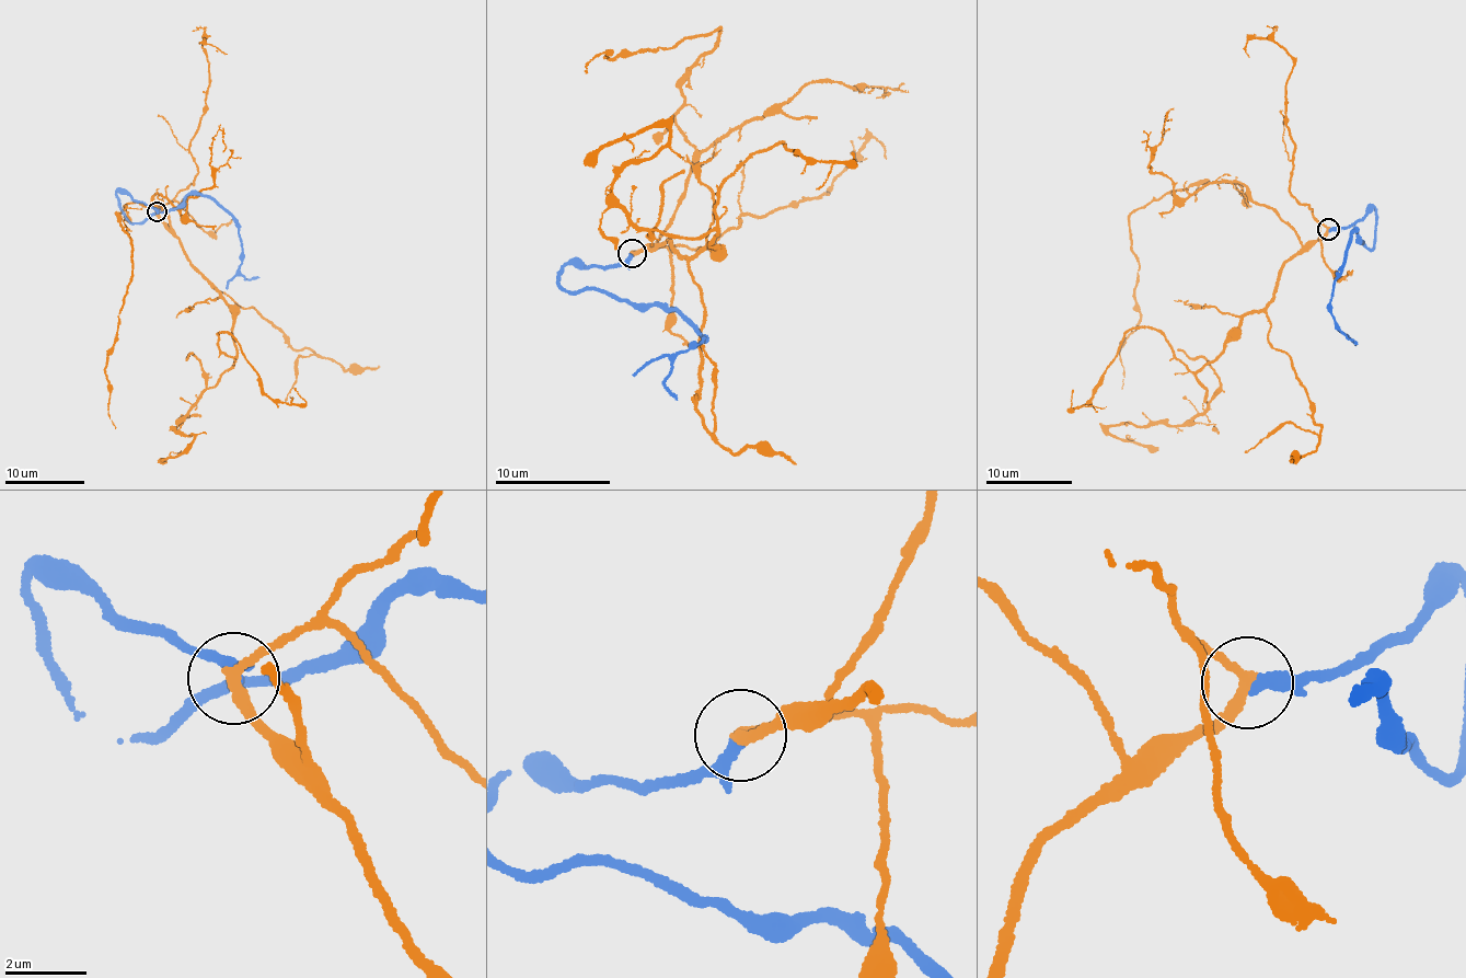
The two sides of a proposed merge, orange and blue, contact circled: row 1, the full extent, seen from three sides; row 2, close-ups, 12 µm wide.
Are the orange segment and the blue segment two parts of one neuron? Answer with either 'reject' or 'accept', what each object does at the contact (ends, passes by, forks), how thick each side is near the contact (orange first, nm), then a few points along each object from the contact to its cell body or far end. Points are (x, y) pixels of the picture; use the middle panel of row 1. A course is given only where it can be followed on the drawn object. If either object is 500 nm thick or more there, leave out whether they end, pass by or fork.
accept; orange passes by; blue passes by; 260 nm thick on the orange side, 220 nm on the other; orange runs (632, 252), (716, 248), (717, 232), (647, 230), (613, 192), (666, 127), (585, 164); blue runs (632, 255), (556, 272), (563, 288), (598, 289), (691, 319), (703, 338), (677, 355), (665, 382), (677, 401)

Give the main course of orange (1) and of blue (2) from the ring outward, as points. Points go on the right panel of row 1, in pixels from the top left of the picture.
1: (1327, 230), (1283, 265), (1269, 302), (1243, 317), (1198, 372), (1202, 413), (1181, 425), (1108, 428), (1157, 449)
2: (1329, 230), (1372, 209), (1374, 246), (1359, 242), (1357, 230), (1348, 241), (1330, 315), (1357, 345)

